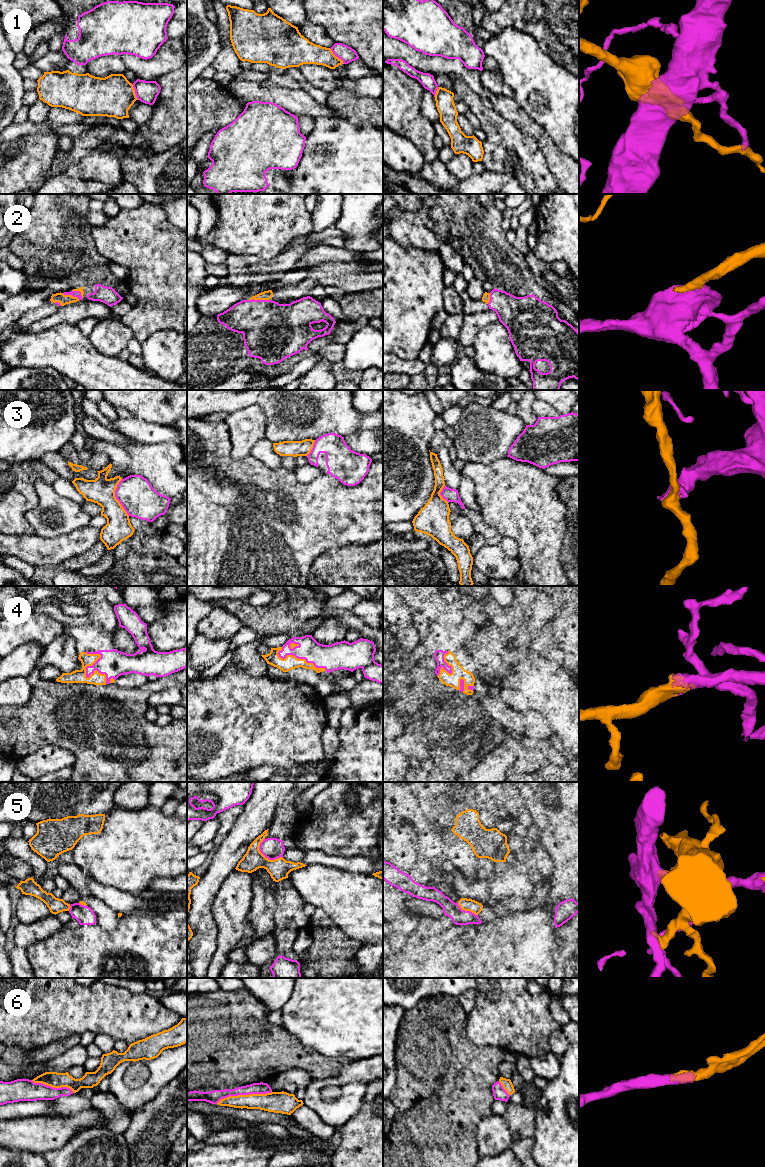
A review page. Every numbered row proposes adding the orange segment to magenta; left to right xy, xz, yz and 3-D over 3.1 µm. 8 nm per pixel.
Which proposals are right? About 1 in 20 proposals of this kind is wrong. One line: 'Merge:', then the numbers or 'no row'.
Merge: 2, 4, 6

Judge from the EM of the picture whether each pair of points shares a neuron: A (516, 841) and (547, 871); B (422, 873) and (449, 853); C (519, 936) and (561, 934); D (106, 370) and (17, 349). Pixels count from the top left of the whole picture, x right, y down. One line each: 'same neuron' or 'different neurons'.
A: same neuron
B: different neurons
C: different neurons
D: same neuron

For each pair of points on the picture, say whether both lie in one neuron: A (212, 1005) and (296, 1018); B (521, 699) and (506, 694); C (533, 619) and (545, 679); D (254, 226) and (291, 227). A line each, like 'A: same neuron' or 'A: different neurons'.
A: different neurons
B: same neuron
C: same neuron
D: same neuron

